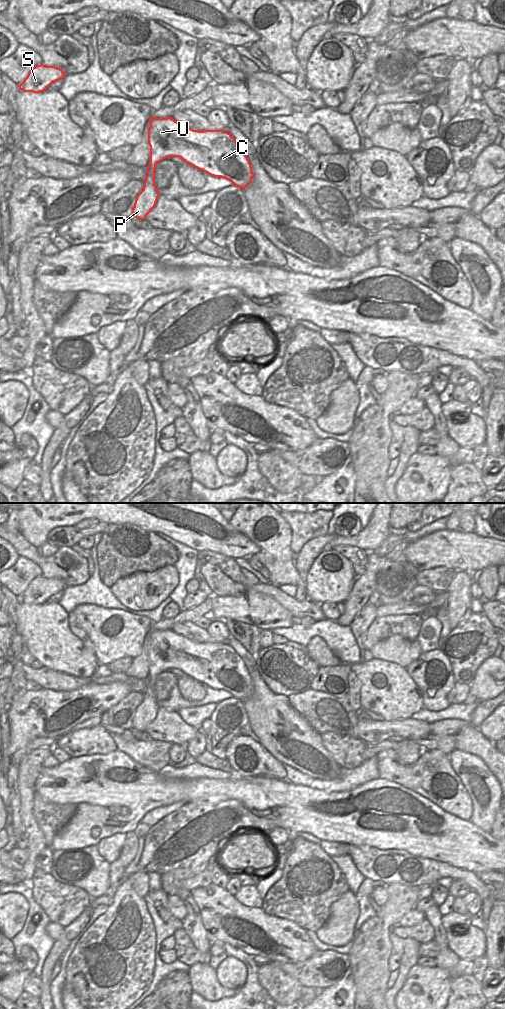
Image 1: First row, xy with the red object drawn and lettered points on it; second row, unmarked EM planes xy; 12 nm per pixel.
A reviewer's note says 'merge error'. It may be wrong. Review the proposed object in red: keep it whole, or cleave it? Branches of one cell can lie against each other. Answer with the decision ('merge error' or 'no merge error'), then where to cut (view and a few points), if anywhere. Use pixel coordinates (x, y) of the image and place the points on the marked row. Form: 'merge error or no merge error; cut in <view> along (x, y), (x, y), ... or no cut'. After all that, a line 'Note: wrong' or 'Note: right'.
no merge error; no cut
Note: wrong

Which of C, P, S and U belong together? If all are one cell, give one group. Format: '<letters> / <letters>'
C P S U

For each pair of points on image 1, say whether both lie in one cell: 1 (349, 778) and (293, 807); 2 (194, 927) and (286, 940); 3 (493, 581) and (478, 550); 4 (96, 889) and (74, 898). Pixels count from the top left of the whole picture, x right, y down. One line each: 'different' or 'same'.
1: different
2: different
3: different
4: different

